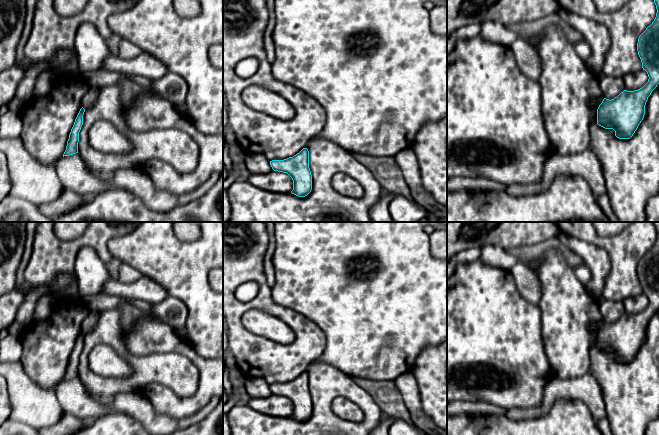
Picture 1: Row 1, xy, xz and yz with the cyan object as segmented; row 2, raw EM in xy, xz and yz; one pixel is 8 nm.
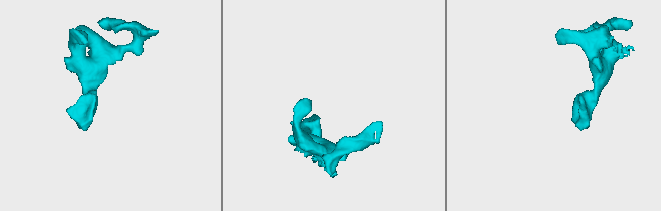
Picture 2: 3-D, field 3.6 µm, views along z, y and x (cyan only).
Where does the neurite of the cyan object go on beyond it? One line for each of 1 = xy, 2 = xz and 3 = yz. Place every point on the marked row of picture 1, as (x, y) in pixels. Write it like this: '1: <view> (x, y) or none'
1: none
2: none
3: none

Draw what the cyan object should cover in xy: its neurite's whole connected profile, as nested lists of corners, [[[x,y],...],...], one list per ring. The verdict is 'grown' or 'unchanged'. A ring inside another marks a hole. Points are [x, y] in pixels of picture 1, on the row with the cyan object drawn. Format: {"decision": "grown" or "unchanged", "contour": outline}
{"decision": "unchanged", "contour": [[[82,107],[75,119],[74,125],[69,134],[69,139],[67,141],[67,146],[63,154],[63,157],[78,153],[79,132],[83,125],[84,112],[85,112],[85,109]]]}

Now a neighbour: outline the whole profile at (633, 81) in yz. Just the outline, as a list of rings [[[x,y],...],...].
[[[645,70],[627,74],[623,77],[625,90],[634,91],[642,88],[648,82],[648,74]]]

